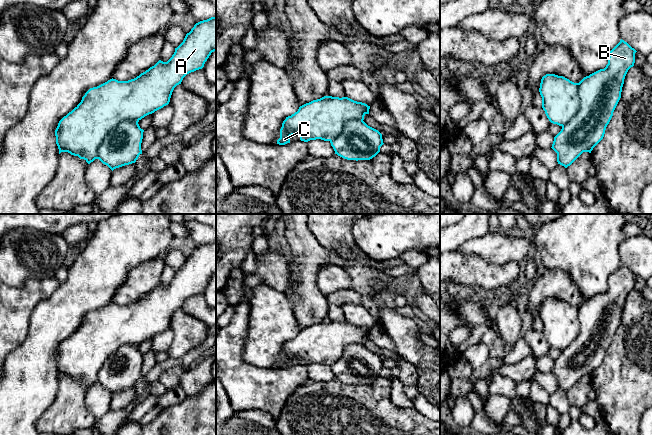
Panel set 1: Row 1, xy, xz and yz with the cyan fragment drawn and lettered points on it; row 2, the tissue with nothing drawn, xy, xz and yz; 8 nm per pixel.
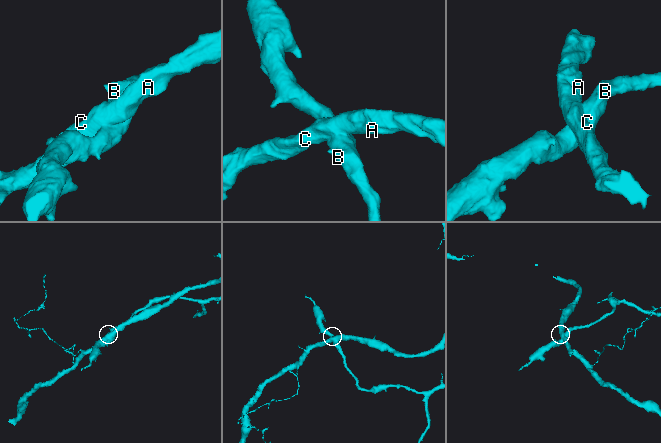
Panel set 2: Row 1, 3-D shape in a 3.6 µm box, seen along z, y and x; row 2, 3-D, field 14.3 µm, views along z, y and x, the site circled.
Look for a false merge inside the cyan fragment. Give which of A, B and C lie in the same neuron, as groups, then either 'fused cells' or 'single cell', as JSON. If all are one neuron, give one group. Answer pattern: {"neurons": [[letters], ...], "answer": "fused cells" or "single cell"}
{"neurons": [["A", "B", "C"]], "answer": "single cell"}

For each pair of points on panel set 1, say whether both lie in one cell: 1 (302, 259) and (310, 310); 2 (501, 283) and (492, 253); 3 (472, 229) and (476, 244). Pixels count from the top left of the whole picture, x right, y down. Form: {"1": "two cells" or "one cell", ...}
{"1": "one cell", "2": "two cells", "3": "two cells"}

